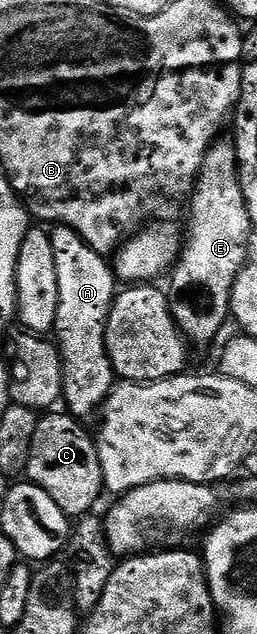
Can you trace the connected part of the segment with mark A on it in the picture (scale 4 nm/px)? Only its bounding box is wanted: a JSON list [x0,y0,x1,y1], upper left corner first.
[49,225,119,419]

